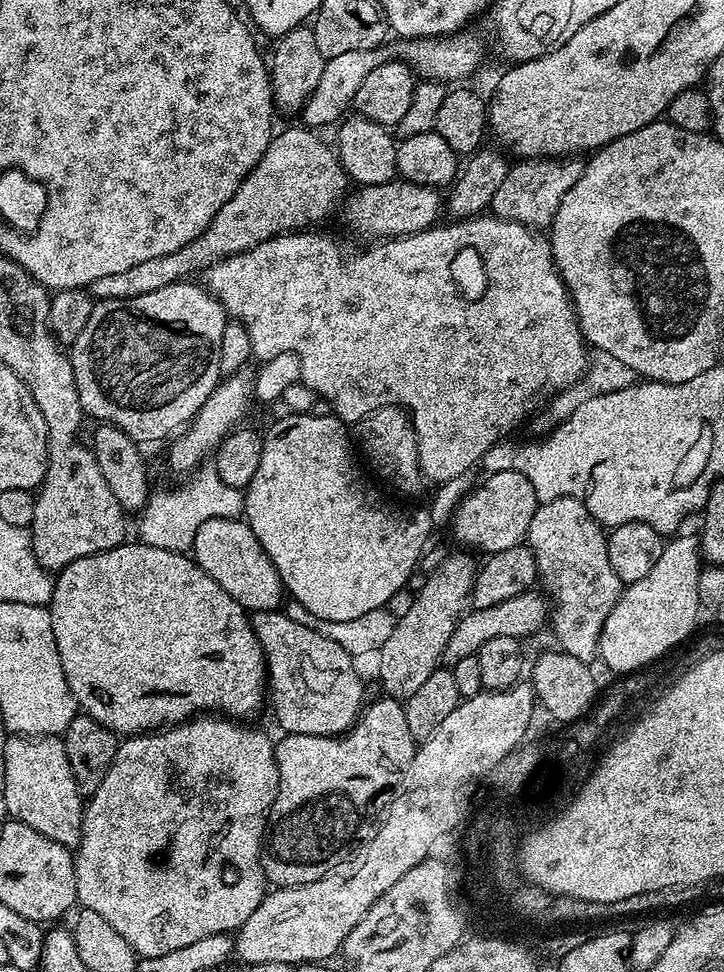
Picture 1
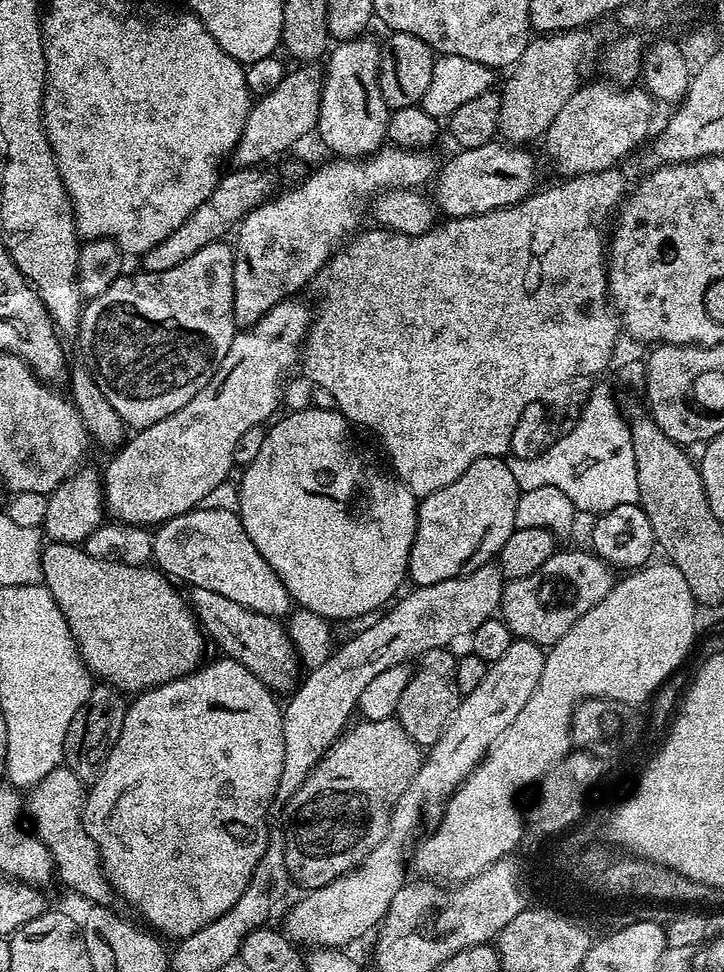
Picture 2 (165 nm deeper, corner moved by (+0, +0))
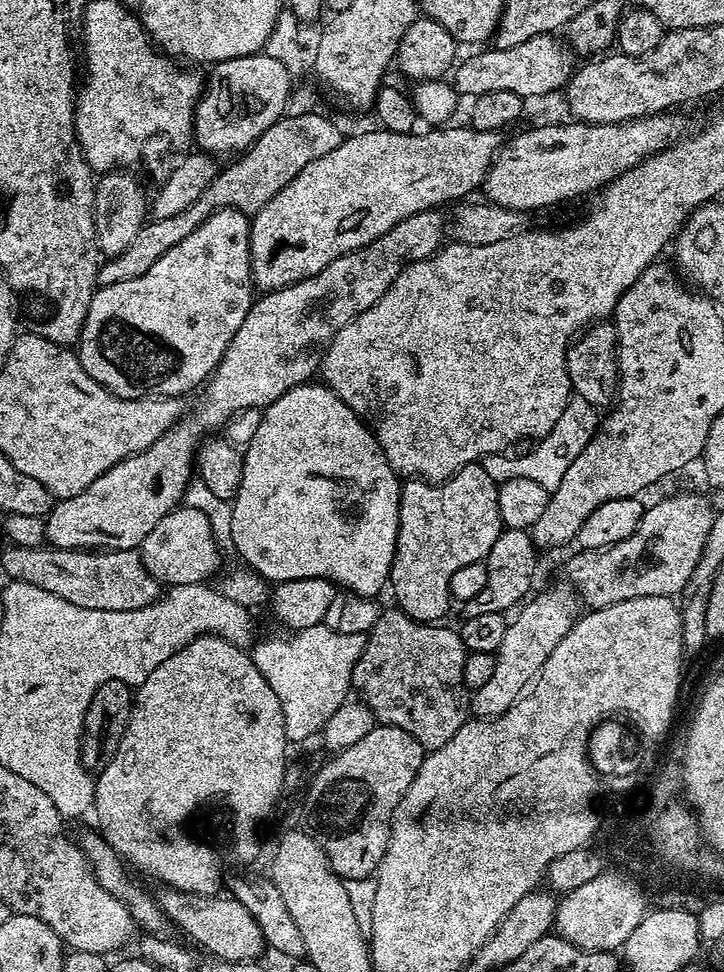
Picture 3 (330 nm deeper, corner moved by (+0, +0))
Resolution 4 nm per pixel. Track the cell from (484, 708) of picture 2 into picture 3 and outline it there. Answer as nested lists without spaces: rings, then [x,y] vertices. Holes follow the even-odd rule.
[[[571,591],[538,592],[515,613],[516,617],[513,615],[509,619],[506,638],[502,638],[502,646],[494,653],[494,674],[486,681],[486,686],[471,693],[470,708],[471,711],[472,708],[476,711],[473,713],[477,717],[491,718],[513,711],[512,703],[516,699],[517,703],[525,695],[529,685],[539,677],[540,668],[554,650],[554,646],[558,646],[558,642],[562,642],[562,638],[566,638],[566,634],[572,629],[574,617],[577,615],[577,597]]]

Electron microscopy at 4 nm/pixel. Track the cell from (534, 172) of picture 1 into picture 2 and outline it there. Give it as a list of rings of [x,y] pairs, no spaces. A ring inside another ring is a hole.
[[[615,82],[588,83],[581,83],[566,106],[558,110],[558,118],[550,122],[550,130],[542,137],[542,145],[564,178],[617,167],[620,159],[630,155],[644,139],[647,141],[653,131],[654,101],[643,87],[621,86]]]

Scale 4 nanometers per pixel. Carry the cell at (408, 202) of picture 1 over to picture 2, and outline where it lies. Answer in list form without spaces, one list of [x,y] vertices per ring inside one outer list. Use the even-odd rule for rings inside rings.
[[[493,142],[486,146],[474,146],[457,151],[457,156],[452,156],[448,161],[443,161],[435,177],[436,196],[434,203],[445,217],[459,218],[462,216],[481,216],[499,208],[508,208],[520,200],[531,196],[536,184],[536,160],[528,153],[529,149],[507,142]]]

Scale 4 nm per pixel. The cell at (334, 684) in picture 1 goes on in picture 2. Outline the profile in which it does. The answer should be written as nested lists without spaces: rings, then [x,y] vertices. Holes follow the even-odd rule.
[[[193,588],[187,593],[186,599],[207,639],[211,643],[213,640],[227,659],[246,666],[246,670],[250,670],[250,674],[257,676],[273,693],[288,694],[297,687],[302,665],[292,647],[287,627],[277,617],[238,606],[238,602],[230,602],[230,598],[214,594],[214,590]]]

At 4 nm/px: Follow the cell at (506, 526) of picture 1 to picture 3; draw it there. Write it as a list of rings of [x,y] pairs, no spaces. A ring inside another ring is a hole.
[[[483,463],[468,464],[460,471],[455,472],[443,482],[429,482],[419,478],[408,478],[403,481],[400,489],[400,525],[398,526],[398,538],[396,539],[396,553],[392,563],[392,575],[390,577],[390,592],[396,595],[395,603],[401,612],[406,613],[409,618],[417,622],[440,622],[448,612],[448,583],[452,580],[455,572],[460,572],[463,568],[468,568],[471,564],[479,565],[492,551],[494,542],[498,539],[502,531],[500,515],[498,514],[498,484],[486,474]]]

